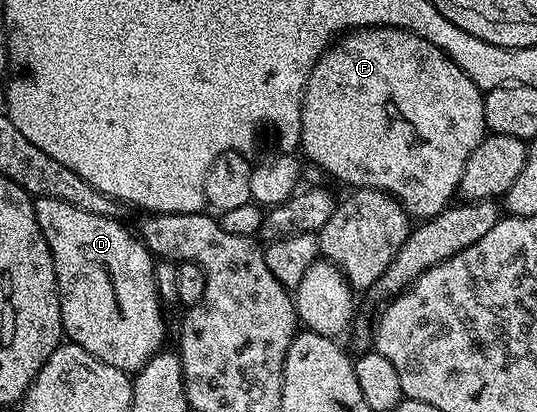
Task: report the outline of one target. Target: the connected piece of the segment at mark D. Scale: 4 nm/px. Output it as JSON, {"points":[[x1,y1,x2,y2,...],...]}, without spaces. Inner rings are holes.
{"points":[[38,197,34,206,37,226,41,226,41,234,45,234,53,258,66,339,89,350,89,354,117,370,128,374,138,372,164,347,165,305,159,299,159,287,155,281,156,261,150,250,132,229,131,233,125,225,118,224,118,219,89,214,89,210,77,210,77,206,57,202,57,198]]}

